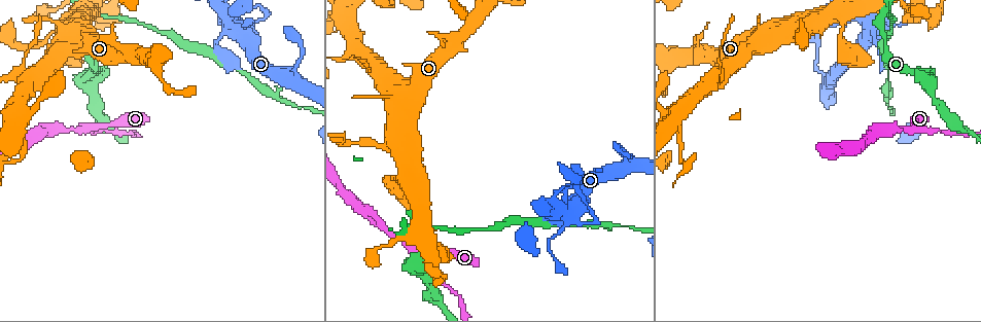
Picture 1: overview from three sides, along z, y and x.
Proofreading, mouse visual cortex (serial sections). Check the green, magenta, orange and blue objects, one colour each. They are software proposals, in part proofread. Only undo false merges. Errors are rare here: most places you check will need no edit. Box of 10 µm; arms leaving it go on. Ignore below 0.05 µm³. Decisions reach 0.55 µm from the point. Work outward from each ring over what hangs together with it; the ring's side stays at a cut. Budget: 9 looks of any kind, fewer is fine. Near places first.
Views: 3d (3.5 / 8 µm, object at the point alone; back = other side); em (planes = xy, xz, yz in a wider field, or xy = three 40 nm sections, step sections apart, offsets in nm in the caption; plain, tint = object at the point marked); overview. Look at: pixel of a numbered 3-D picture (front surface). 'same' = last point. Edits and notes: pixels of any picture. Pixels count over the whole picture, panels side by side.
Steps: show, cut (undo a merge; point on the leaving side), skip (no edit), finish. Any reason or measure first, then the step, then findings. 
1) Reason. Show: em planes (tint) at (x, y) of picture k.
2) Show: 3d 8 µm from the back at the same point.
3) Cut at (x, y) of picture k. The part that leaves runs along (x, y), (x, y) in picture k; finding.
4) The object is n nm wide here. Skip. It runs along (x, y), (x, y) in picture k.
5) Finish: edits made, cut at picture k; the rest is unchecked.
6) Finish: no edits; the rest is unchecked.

Show: 3d 8 µm at (268, 15) of picture 1.

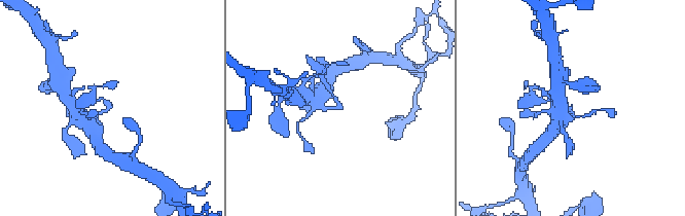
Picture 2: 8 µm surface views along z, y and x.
Show: em xy step 3 (tint) at the same point.

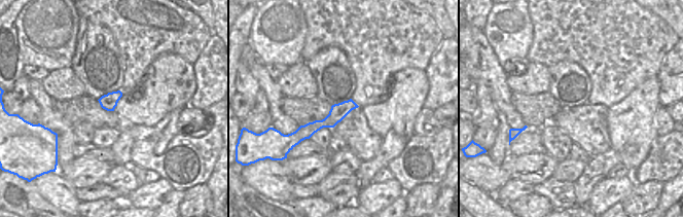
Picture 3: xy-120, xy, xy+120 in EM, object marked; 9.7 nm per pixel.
The object is 160 nm wide here. Skip. It runs along (353, 105), (298, 139) in picture 3; continuous, no second cell.

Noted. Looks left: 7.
Three-way junction. Show: 3d 3.5 µm at (879, 16) of picture 1.

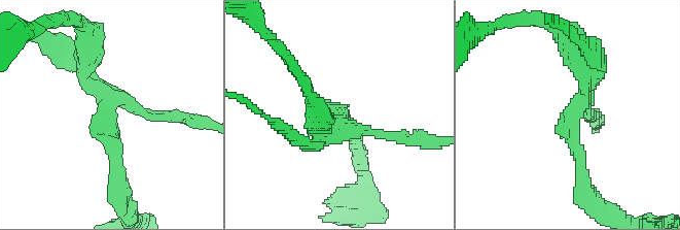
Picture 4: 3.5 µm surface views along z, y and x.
3 arms meet here; the arms are 150, 200, 200 nm wide. Show: em xy step 1 (plain) at (337, 115) of picture 4.

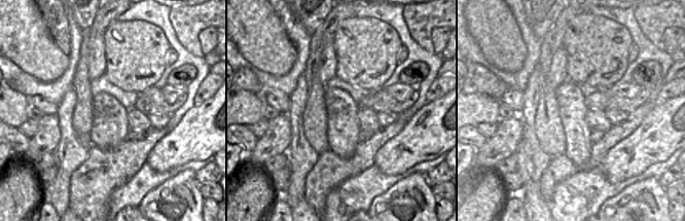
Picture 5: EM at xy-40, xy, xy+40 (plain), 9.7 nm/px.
Where the object lies. Show: em xy step 1 (tint) at the same point.

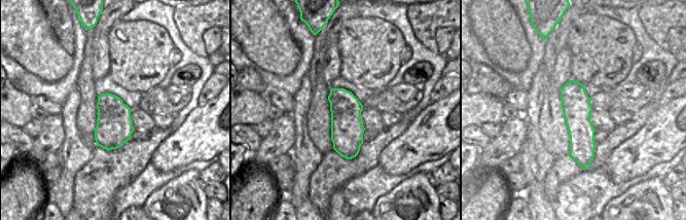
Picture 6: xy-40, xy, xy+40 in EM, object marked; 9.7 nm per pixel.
Cut at (592, 41) of picture 4. The part that leaves runs along (117, 99), (155, 118), (209, 124) in picture 4; two cells meet here.

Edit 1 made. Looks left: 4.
Side arm on a straight run. Show: 3d 3.5 µm at (90, 128) of picture 1.

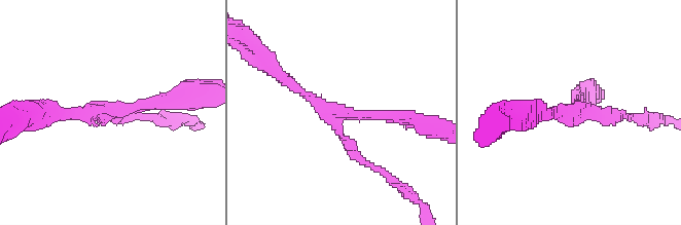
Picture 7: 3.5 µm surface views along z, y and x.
3 arms meet here; the arms are 150, 150, 200 nm wide; now the EM. Show: em xy step 2 (tint) at (108, 110) of picture 7.

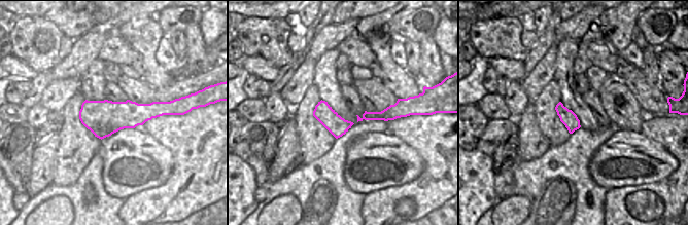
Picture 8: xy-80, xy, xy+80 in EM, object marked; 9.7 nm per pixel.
Skip. It runs along (407, 116), (325, 111), (281, 77) in picture 7; continuous, no second cell.

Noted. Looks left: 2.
Sharp bend. Show: 3d 3.5 µm at (15, 161) of picture 1.

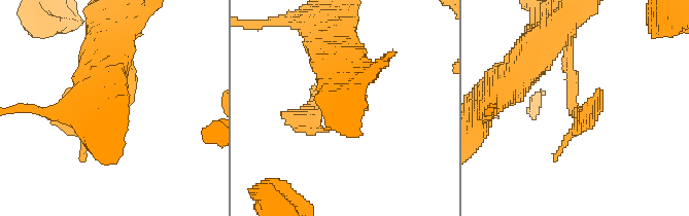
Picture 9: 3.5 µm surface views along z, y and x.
3 arms meet here; the arms are 150, 200, 200 nm wide; now the EM. Show: em xy step 2 (tint) at (576, 109) of picture 9.

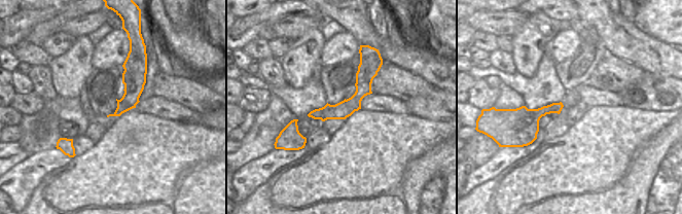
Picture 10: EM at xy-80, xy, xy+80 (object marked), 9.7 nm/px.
The object is 170 nm wide here. Skip. It runs along (123, 47), (75, 88) in picture 9; one cell here.

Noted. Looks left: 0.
Finish: edits made, cut at picture 4; the rest is unchecked.

